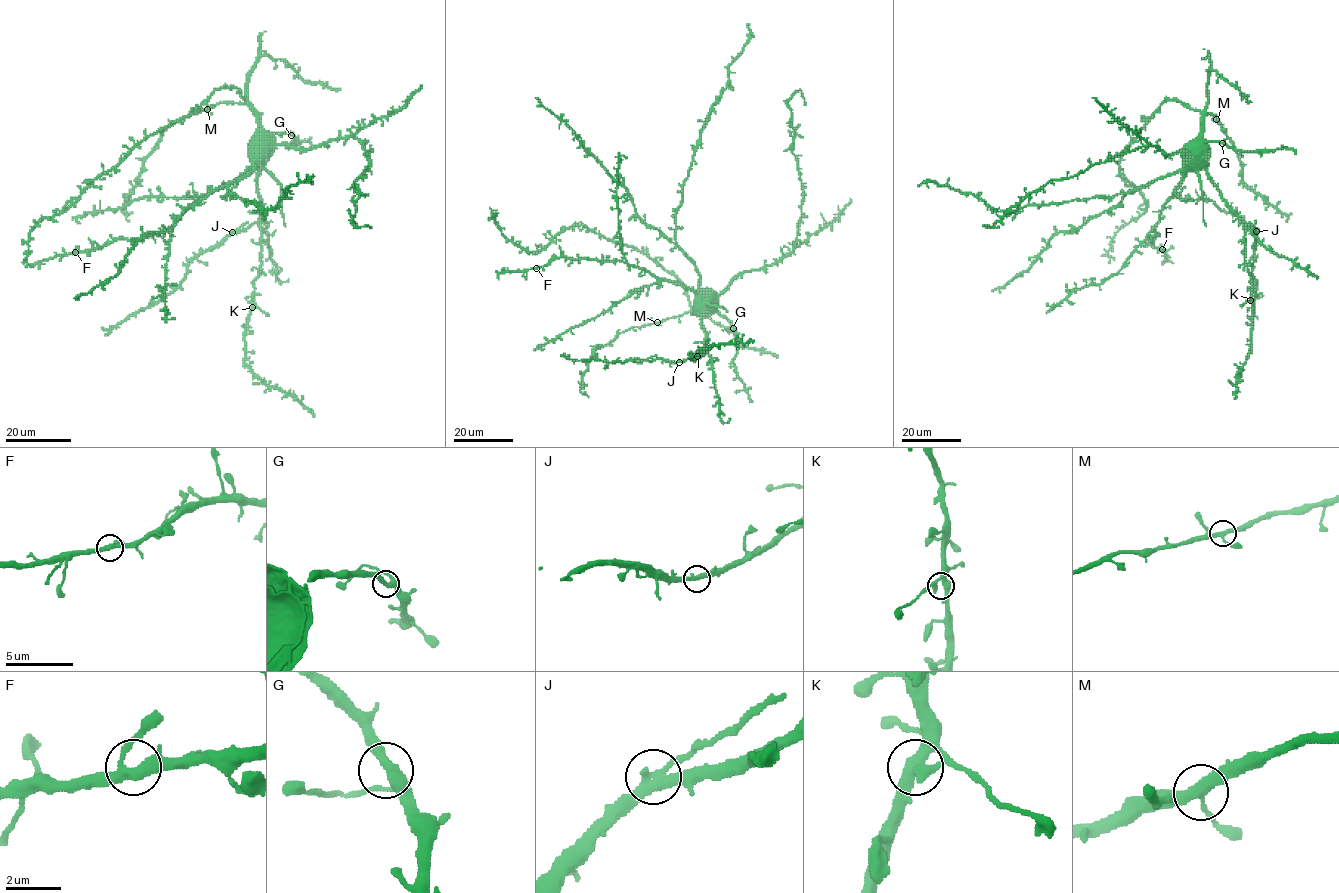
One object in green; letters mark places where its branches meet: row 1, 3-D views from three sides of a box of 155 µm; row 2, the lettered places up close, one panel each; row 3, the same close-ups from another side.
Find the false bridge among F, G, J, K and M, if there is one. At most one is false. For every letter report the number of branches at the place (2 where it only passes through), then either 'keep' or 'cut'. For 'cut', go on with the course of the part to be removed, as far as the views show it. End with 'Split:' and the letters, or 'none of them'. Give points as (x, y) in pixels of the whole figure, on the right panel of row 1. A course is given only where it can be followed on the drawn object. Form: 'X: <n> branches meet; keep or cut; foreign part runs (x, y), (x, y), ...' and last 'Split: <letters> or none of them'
F: 3 branches meet; keep
G: 3 branches meet; keep
J: 3 branches meet; cut
K: 3 branches meet; keep
M: 3 branches meet; keep
Split: J

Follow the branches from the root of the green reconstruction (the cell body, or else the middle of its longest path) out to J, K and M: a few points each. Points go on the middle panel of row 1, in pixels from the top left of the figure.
J: (702, 307), (706, 345), (679, 362)
K: (702, 307), (706, 351), (697, 356)
M: (702, 307), (657, 322)

